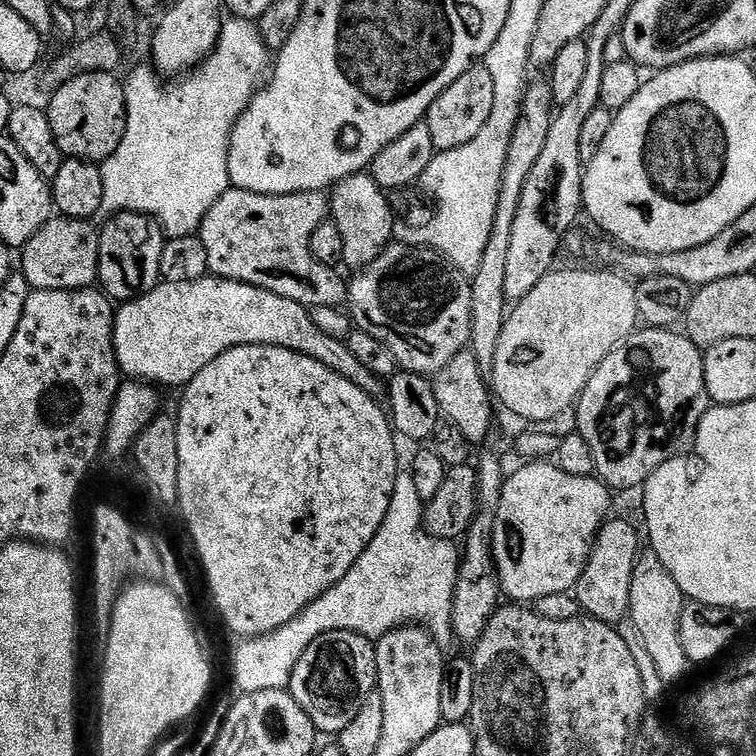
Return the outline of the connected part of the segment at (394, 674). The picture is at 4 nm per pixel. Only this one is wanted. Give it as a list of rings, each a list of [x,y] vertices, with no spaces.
[[[401,626],[390,630],[385,636],[379,637],[374,644],[376,650],[376,679],[378,681],[378,695],[382,698],[382,745],[390,746],[390,744],[404,744],[403,746],[411,746],[413,744],[421,744],[430,734],[434,734],[434,730],[440,727],[442,717],[440,711],[444,708],[444,656],[441,645],[437,644],[432,633],[424,626]]]

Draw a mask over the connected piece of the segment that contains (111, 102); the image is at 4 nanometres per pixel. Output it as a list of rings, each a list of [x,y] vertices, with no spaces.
[[[86,73],[66,82],[53,96],[47,113],[50,130],[65,157],[102,162],[122,142],[124,133],[124,90],[113,73]]]

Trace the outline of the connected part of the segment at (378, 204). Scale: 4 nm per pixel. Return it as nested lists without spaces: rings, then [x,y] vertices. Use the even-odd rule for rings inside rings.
[[[370,174],[348,176],[345,180],[339,180],[331,189],[330,220],[342,234],[343,267],[363,269],[371,265],[372,261],[381,259],[382,253],[389,247],[387,244],[393,239],[394,213],[389,197],[389,193],[380,188]]]

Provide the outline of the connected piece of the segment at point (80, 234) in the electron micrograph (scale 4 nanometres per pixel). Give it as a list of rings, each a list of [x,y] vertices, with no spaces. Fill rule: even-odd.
[[[53,218],[30,242],[24,245],[19,267],[28,279],[29,289],[89,287],[100,266],[100,234],[97,225],[88,220]]]

